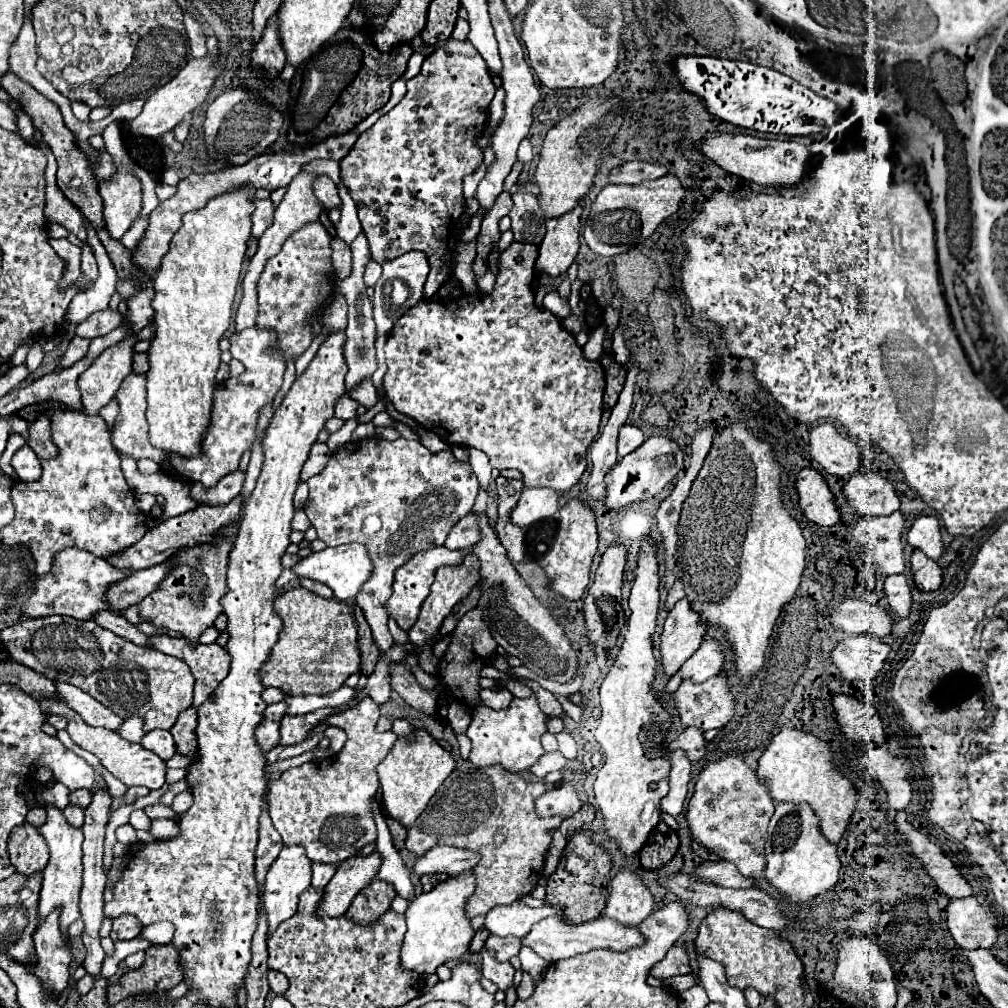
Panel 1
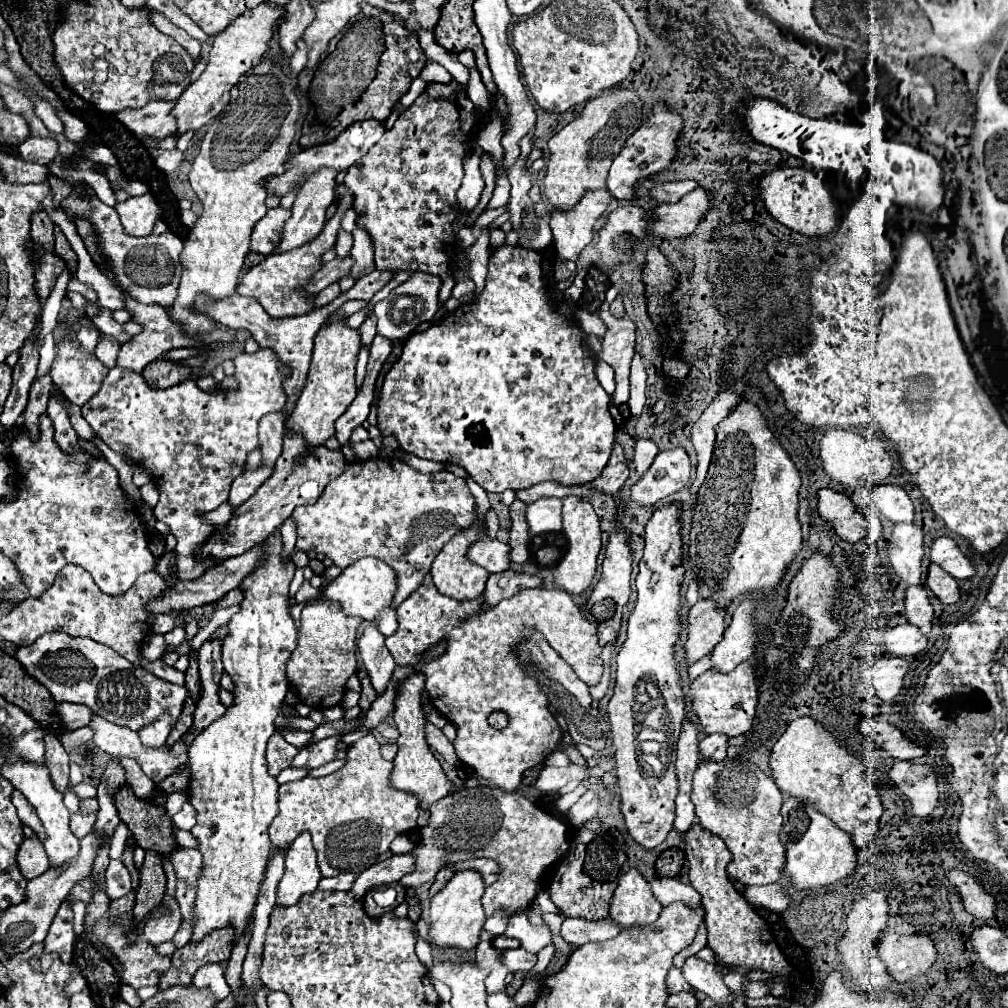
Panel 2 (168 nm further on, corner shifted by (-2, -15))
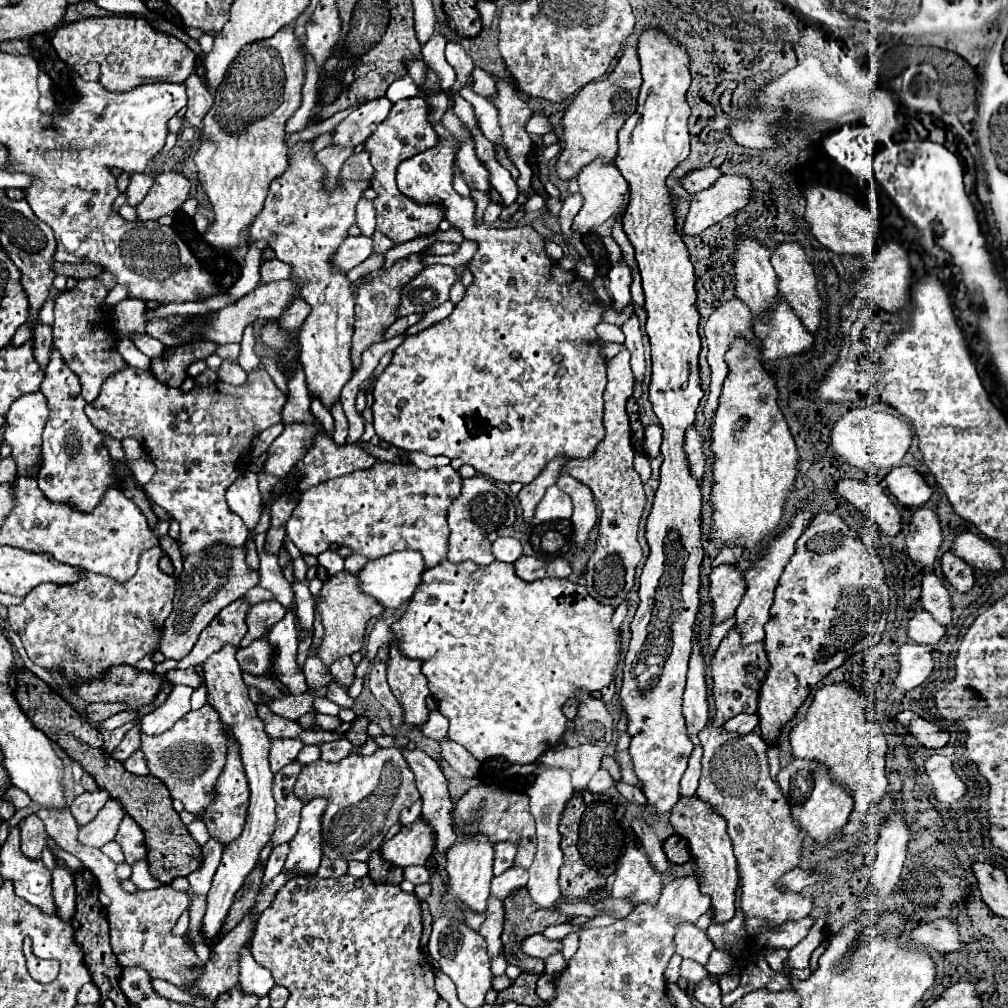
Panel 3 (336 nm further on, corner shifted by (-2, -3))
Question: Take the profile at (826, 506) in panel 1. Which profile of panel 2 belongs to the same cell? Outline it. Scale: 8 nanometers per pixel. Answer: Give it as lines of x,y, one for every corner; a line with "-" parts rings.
833,489
817,491
817,511
823,521
831,525
831,529
849,543
867,537
867,519
855,509
851,499

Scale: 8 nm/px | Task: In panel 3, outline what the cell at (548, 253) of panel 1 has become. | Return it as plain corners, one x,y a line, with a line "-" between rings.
595,159
593,163
589,163
587,167
581,169
581,173
577,177
577,185
585,199
581,211
577,213
577,217
573,221
573,231
579,231
579,233
587,233
593,227
605,223
609,217
613,217
619,211
619,207
623,205
625,197
629,195
629,183
623,179
621,171
615,167
613,161
603,163
601,159

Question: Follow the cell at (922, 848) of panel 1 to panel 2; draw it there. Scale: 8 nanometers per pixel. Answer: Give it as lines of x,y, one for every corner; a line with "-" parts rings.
953,869
945,877
955,885
967,913
983,921
995,917
995,899
989,893
985,893
983,887
971,875

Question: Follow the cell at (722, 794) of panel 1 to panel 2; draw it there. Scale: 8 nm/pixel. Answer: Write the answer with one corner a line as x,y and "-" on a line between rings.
725,759
721,763
701,761
695,775
693,775
693,795
691,801
695,805
695,815
699,817
699,825
715,835
719,835
725,845
729,847
733,859
727,865
727,873
743,885
767,885
775,883
781,877
783,867
783,845
779,843
779,827
781,827
781,803
783,795
775,787
773,779
767,777
757,765
739,761
739,759

